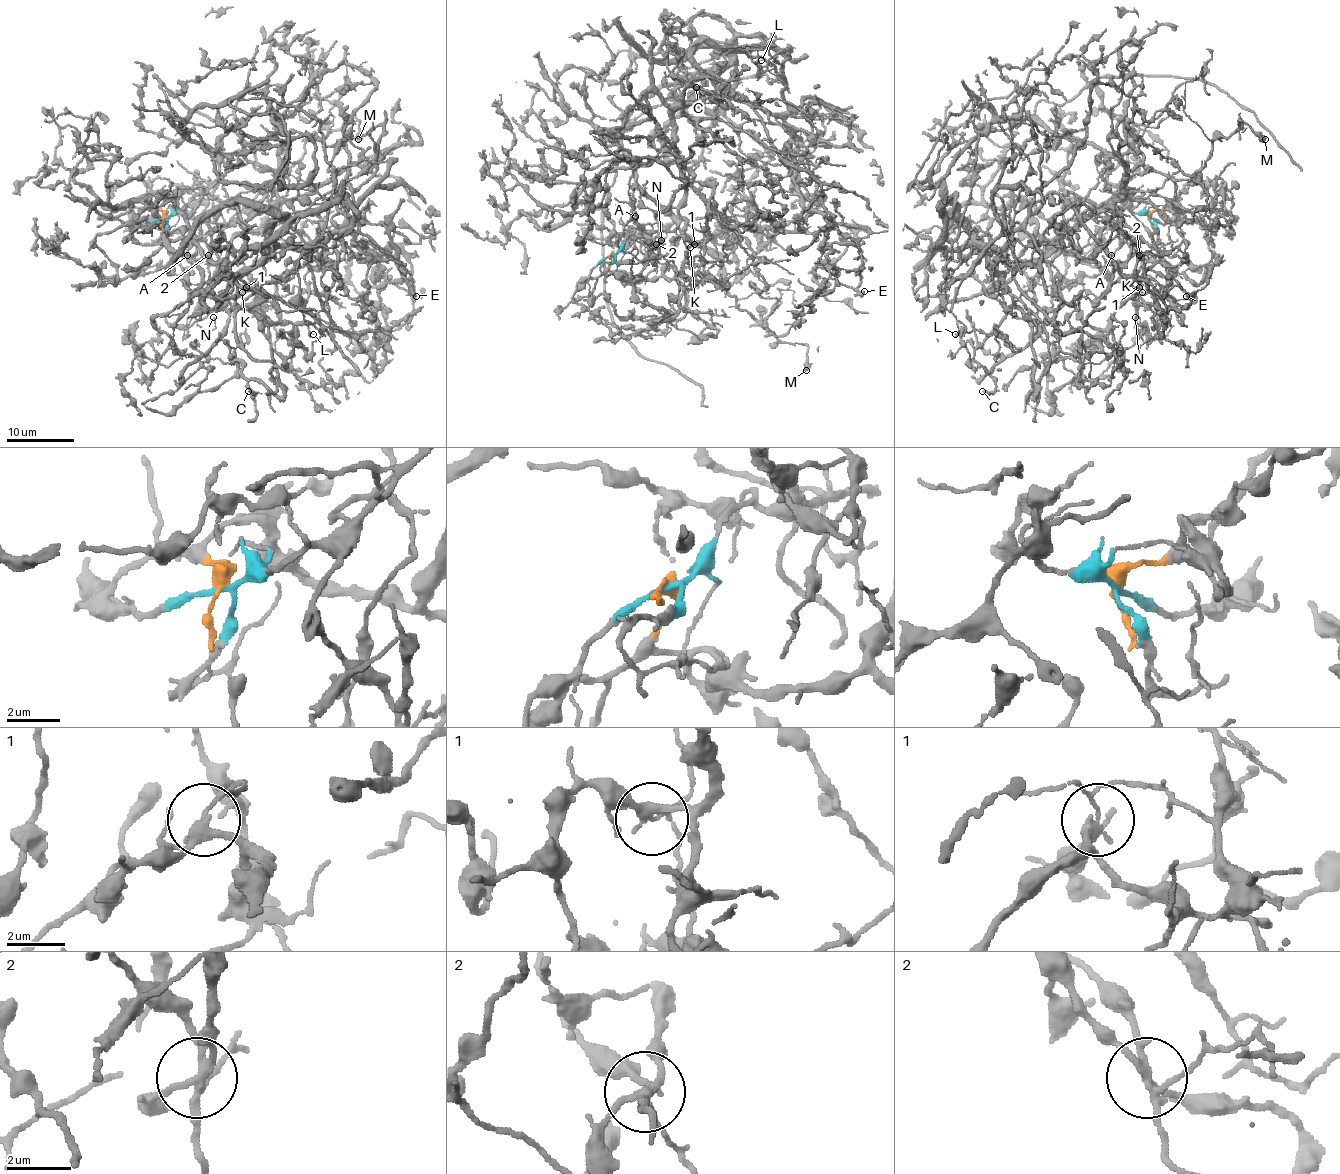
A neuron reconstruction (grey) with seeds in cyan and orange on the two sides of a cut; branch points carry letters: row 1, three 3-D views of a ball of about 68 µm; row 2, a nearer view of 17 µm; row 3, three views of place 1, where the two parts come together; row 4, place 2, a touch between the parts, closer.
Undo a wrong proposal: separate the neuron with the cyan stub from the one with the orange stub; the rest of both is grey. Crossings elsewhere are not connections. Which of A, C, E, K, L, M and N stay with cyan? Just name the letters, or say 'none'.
K, L, M, N

